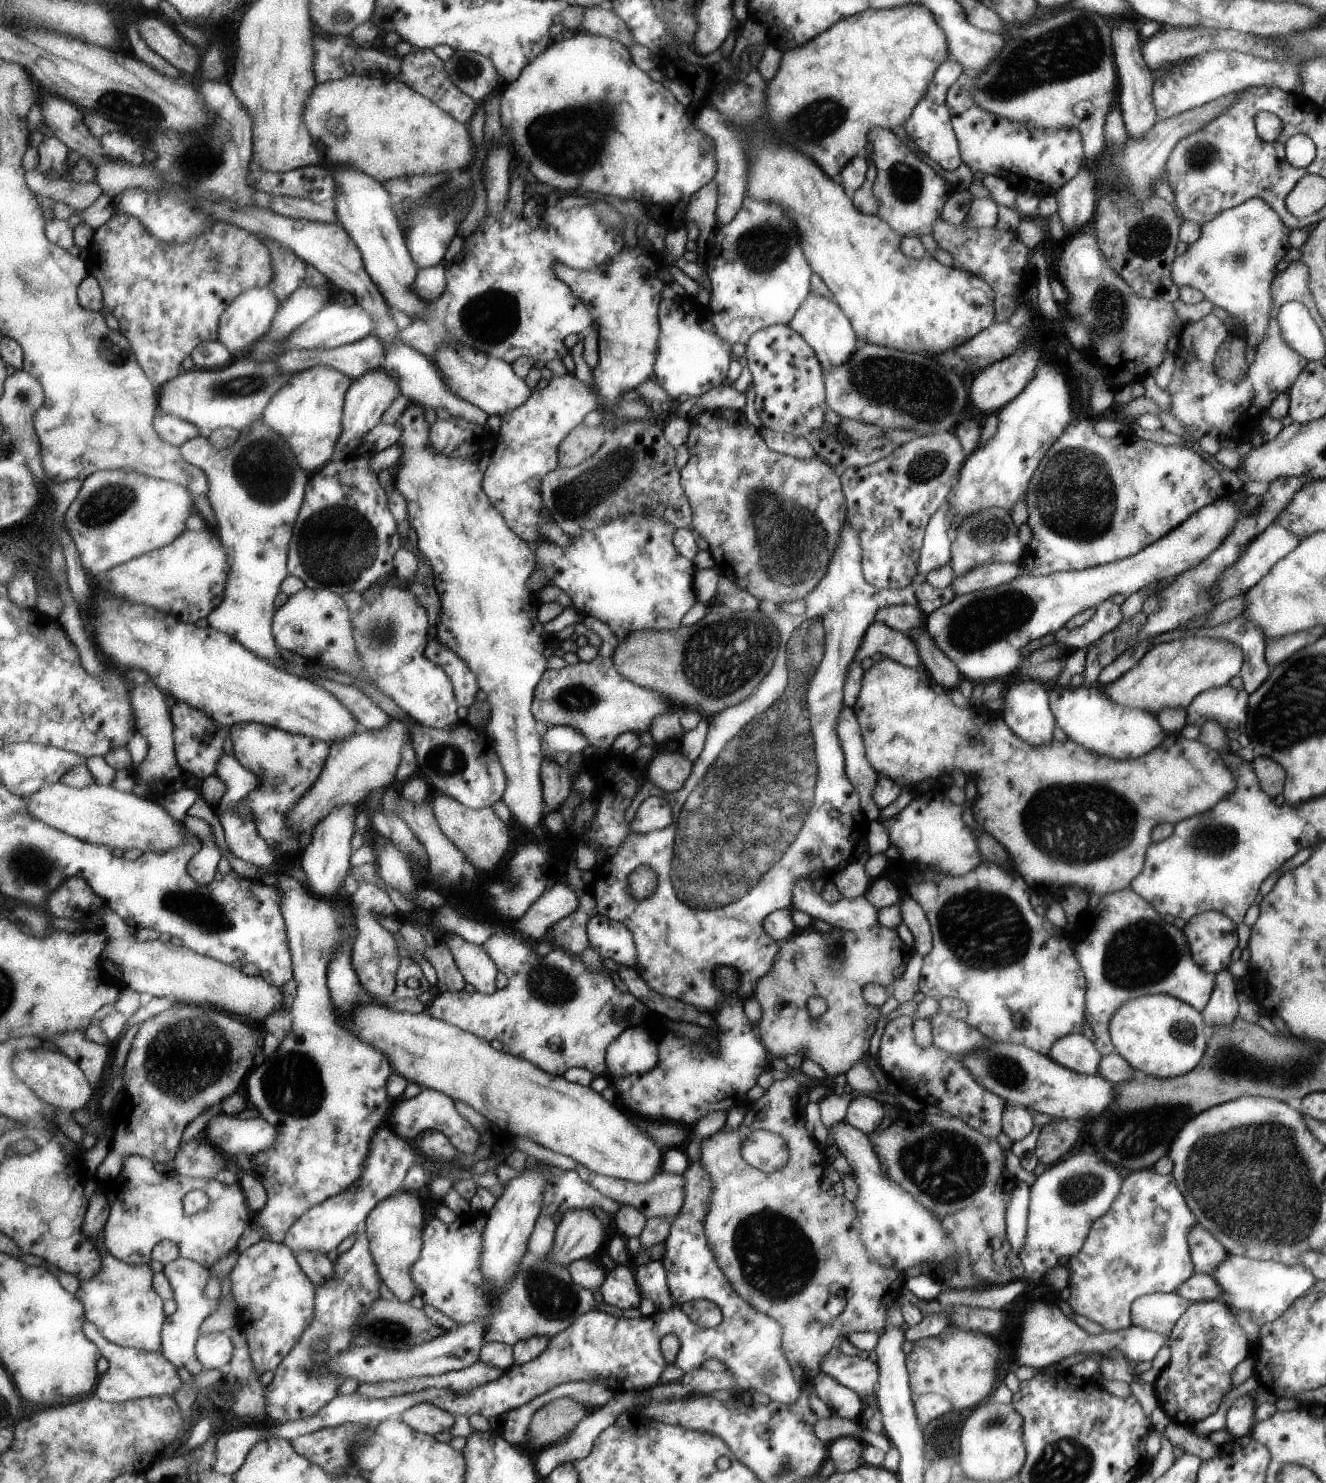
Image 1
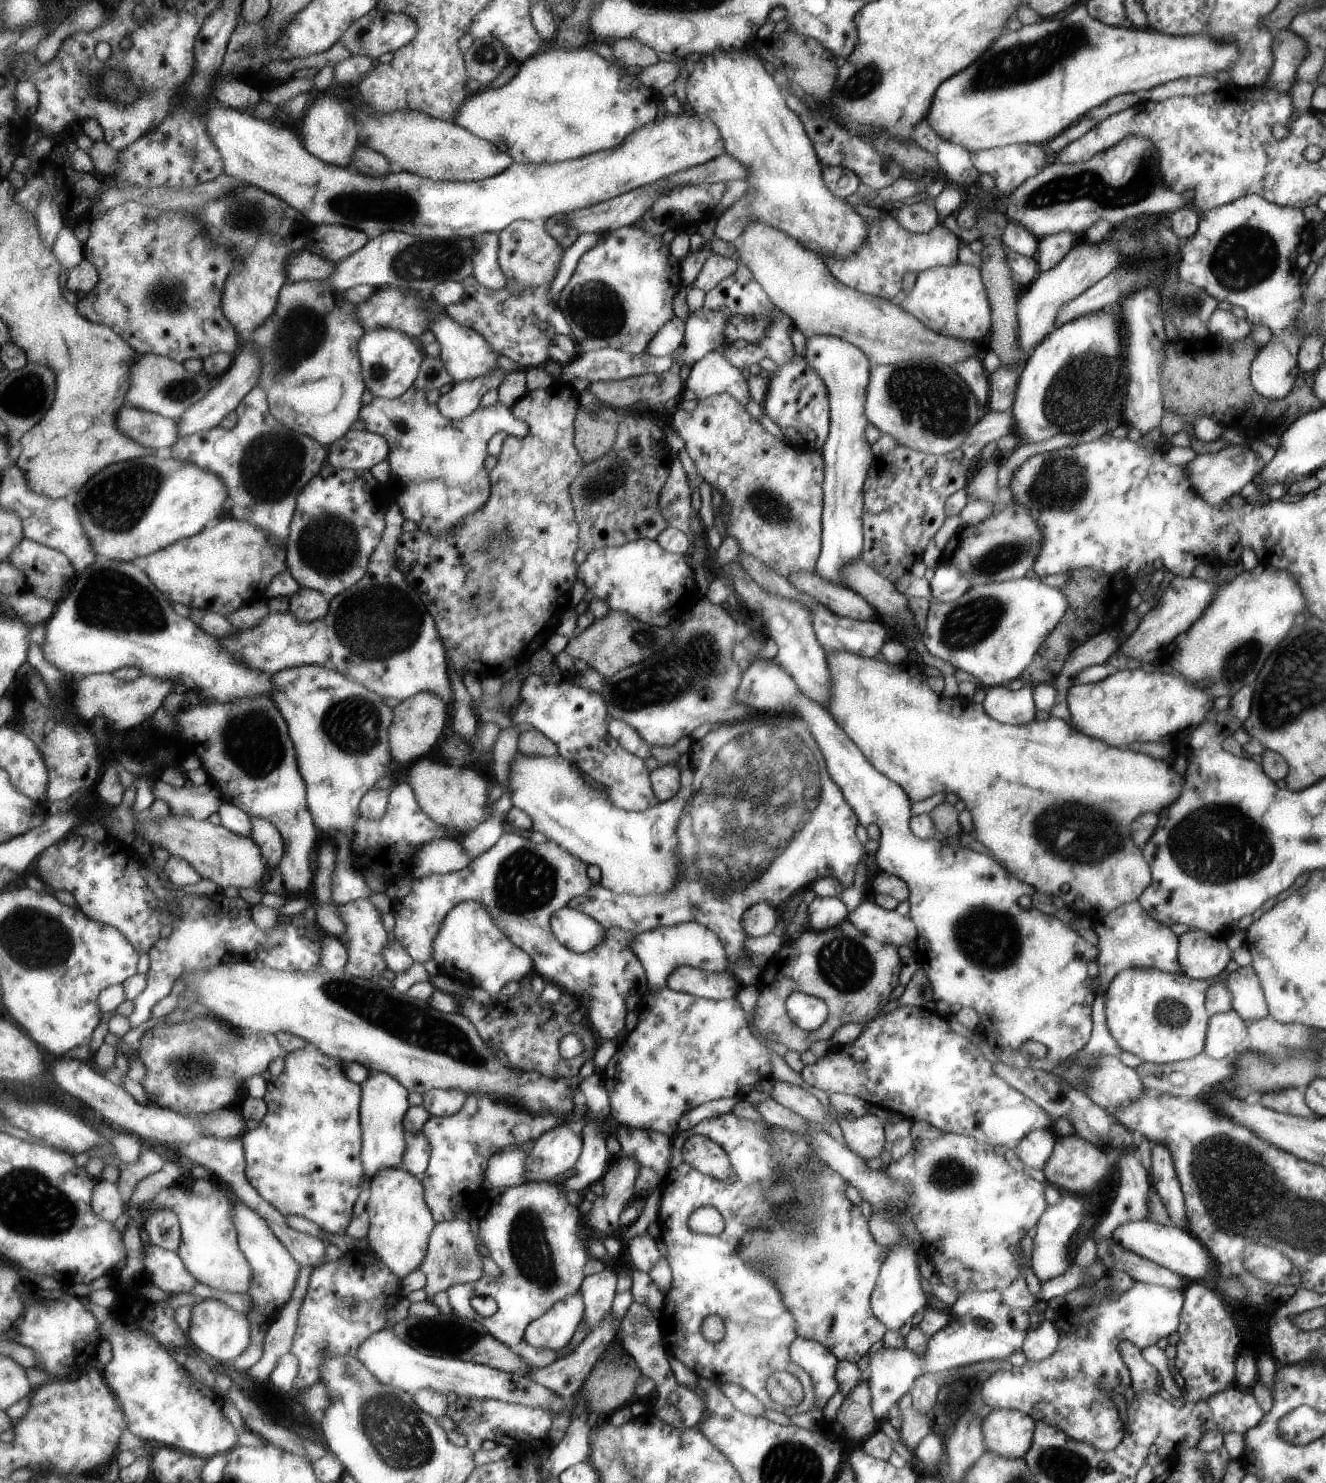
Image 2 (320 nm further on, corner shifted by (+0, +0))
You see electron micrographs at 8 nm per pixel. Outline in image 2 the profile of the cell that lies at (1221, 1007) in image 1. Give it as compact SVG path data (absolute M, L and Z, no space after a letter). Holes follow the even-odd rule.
M1231 1008L1228 1011L1211 1015L1207 1025L1207 1046L1205 1054L1212 1059L1228 1055L1246 1037L1247 1023Z

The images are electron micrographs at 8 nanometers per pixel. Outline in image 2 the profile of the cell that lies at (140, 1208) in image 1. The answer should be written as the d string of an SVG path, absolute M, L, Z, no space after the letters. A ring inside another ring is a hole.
M176 1184L163 1189L151 1204L146 1205L150 1216L160 1208L176 1212L182 1226L182 1243L177 1251L199 1283L220 1291L246 1294L254 1284L254 1268L238 1241L231 1192L217 1185L208 1197L198 1195L193 1189L185 1190Z

